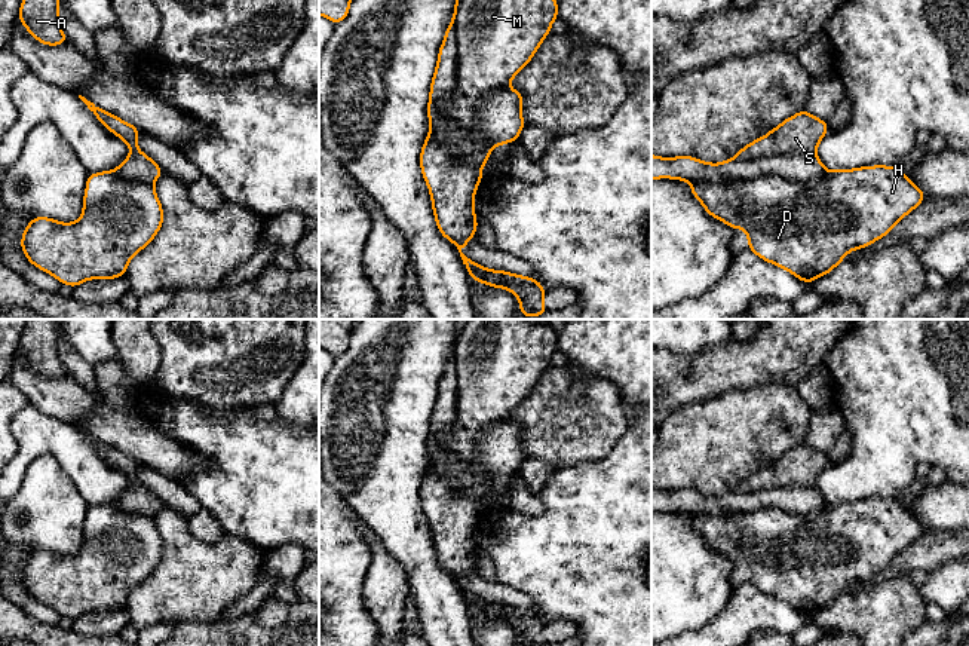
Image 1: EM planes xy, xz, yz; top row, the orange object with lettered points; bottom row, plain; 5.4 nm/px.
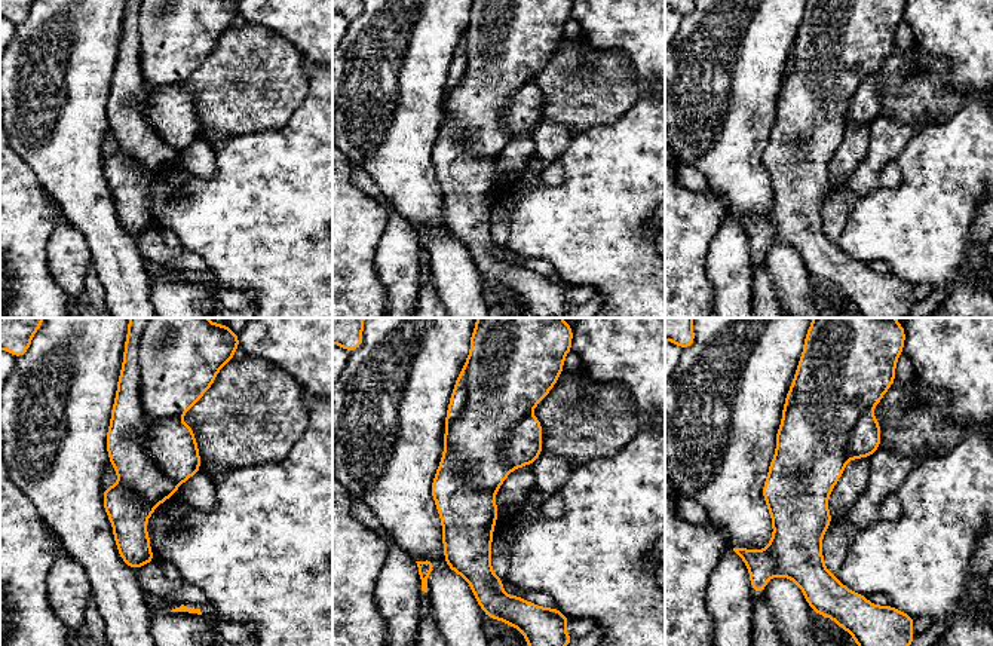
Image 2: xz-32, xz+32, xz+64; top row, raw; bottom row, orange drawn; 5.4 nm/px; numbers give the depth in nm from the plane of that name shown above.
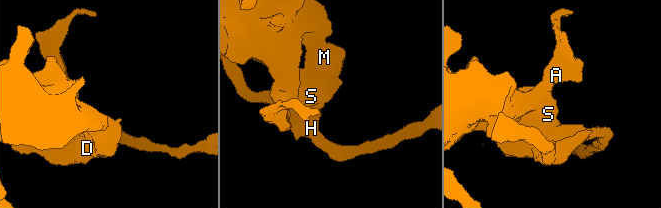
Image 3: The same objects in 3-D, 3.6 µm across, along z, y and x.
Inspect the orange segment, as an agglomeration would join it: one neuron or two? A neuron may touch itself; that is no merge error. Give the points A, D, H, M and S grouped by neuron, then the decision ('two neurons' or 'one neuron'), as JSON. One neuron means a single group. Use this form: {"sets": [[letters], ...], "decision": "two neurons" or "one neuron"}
{"sets": [["A", "S"], ["D", "H", "M"]], "decision": "two neurons"}

